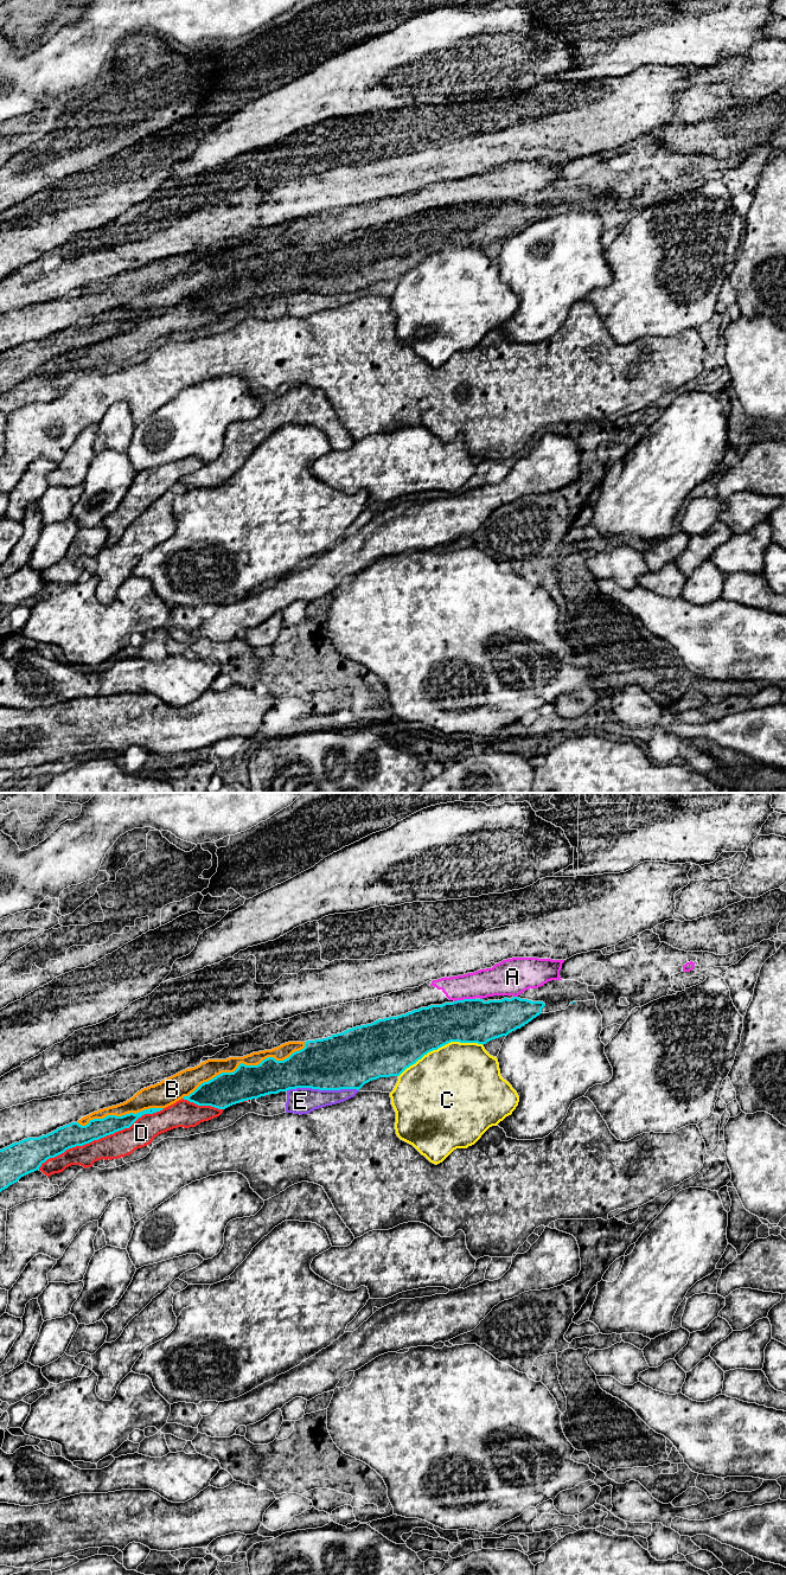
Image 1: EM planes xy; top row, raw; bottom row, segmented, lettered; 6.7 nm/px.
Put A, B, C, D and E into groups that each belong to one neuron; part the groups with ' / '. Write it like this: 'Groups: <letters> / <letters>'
Groups: A / B / C / D / E

